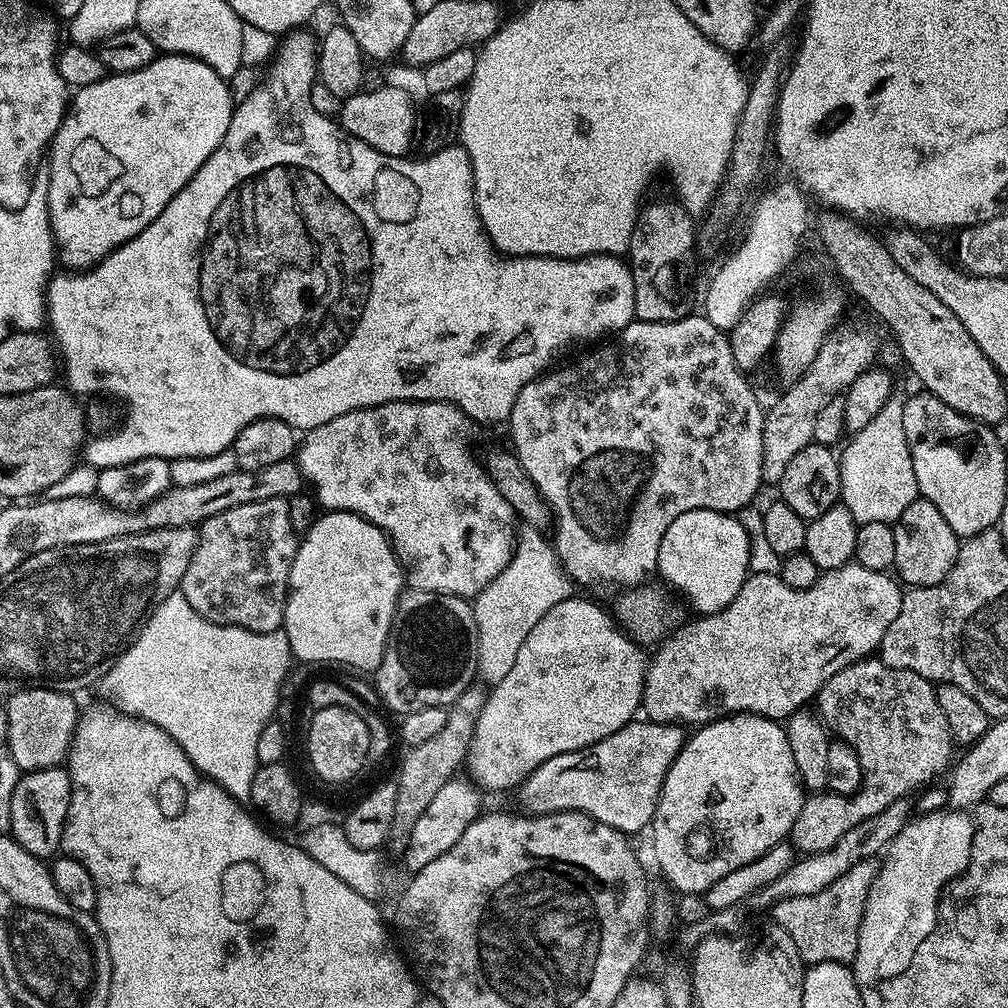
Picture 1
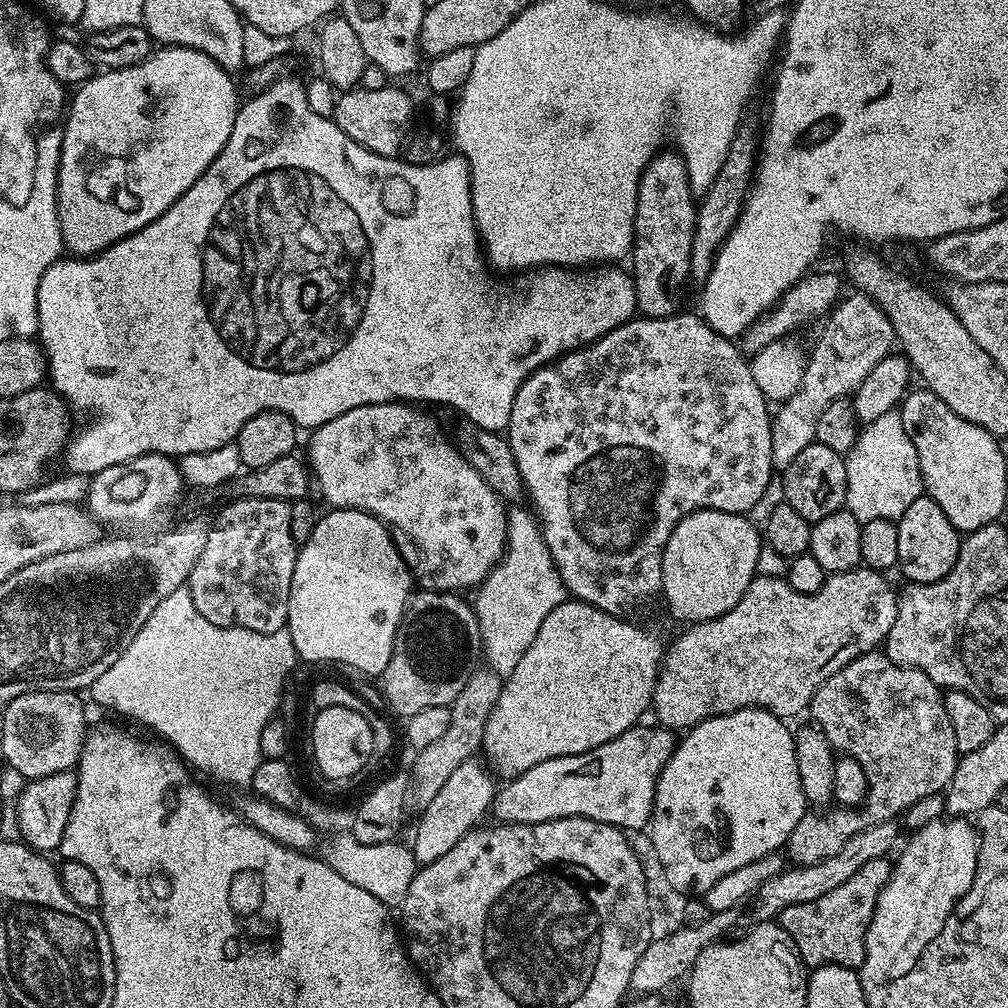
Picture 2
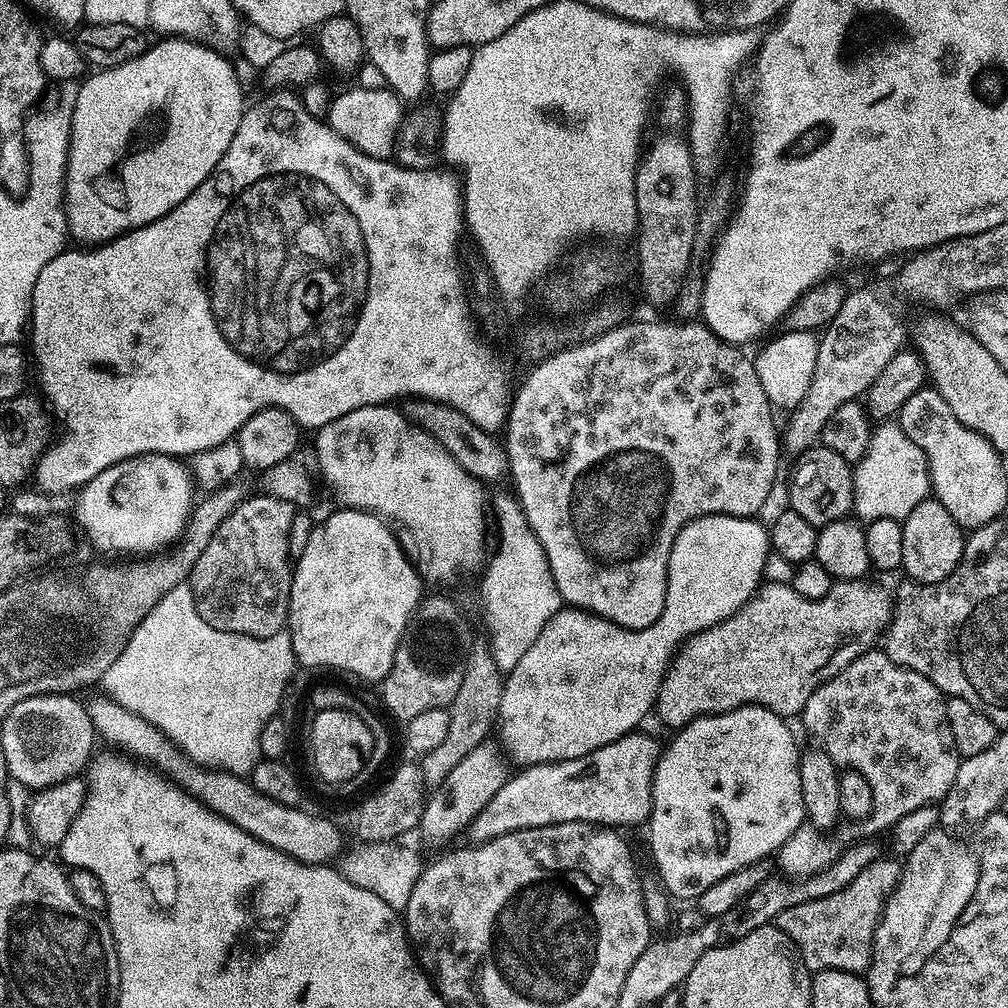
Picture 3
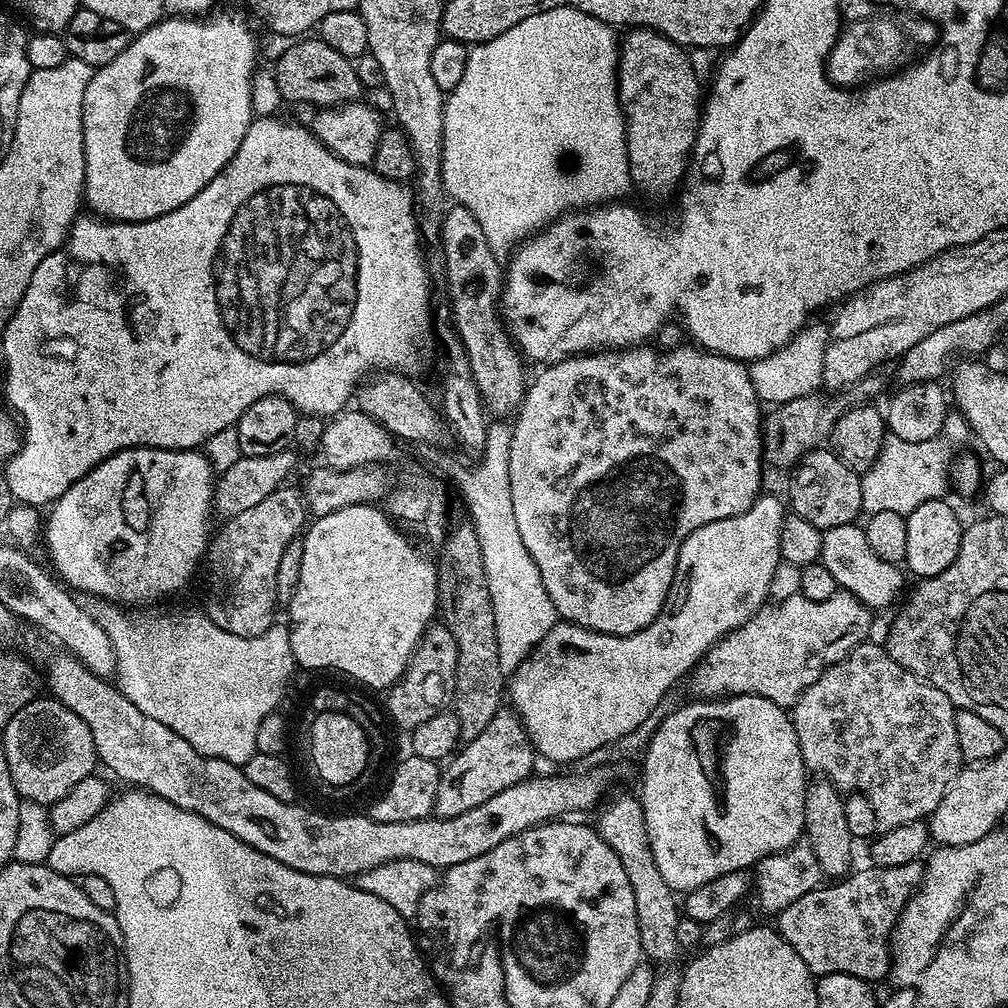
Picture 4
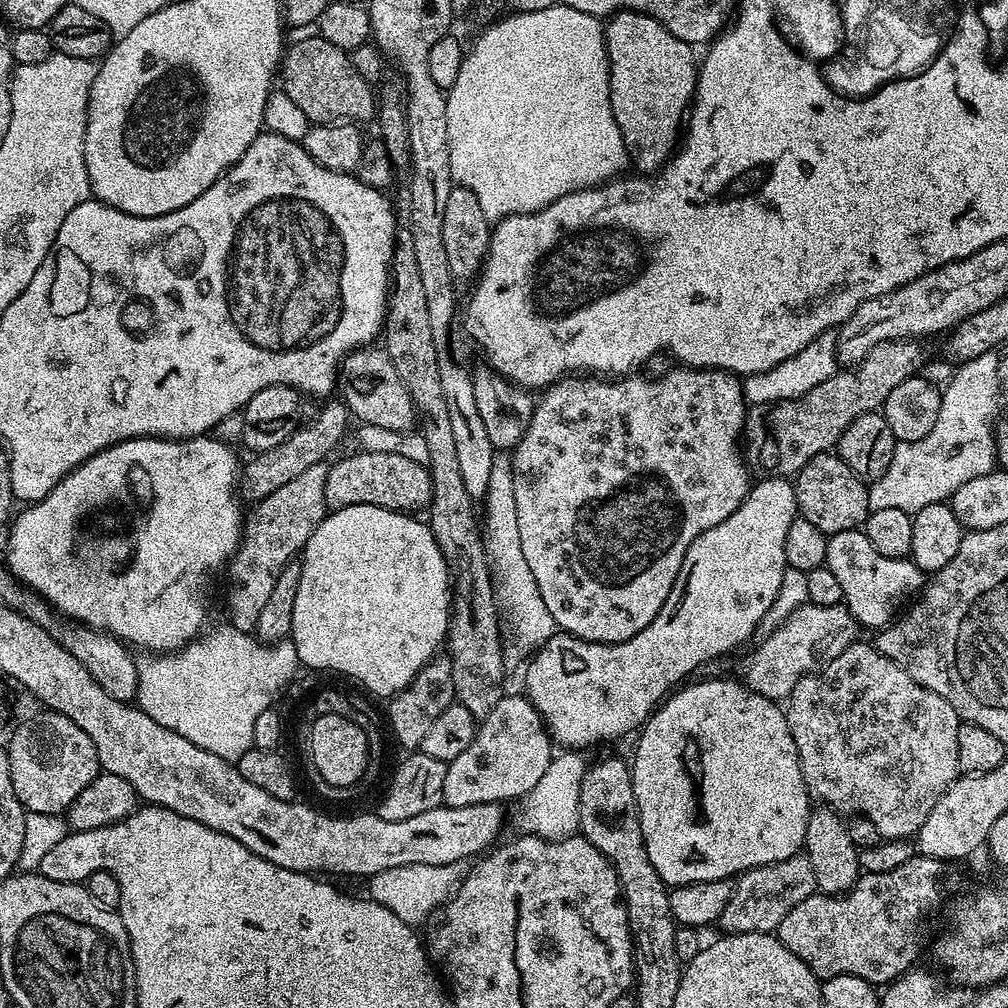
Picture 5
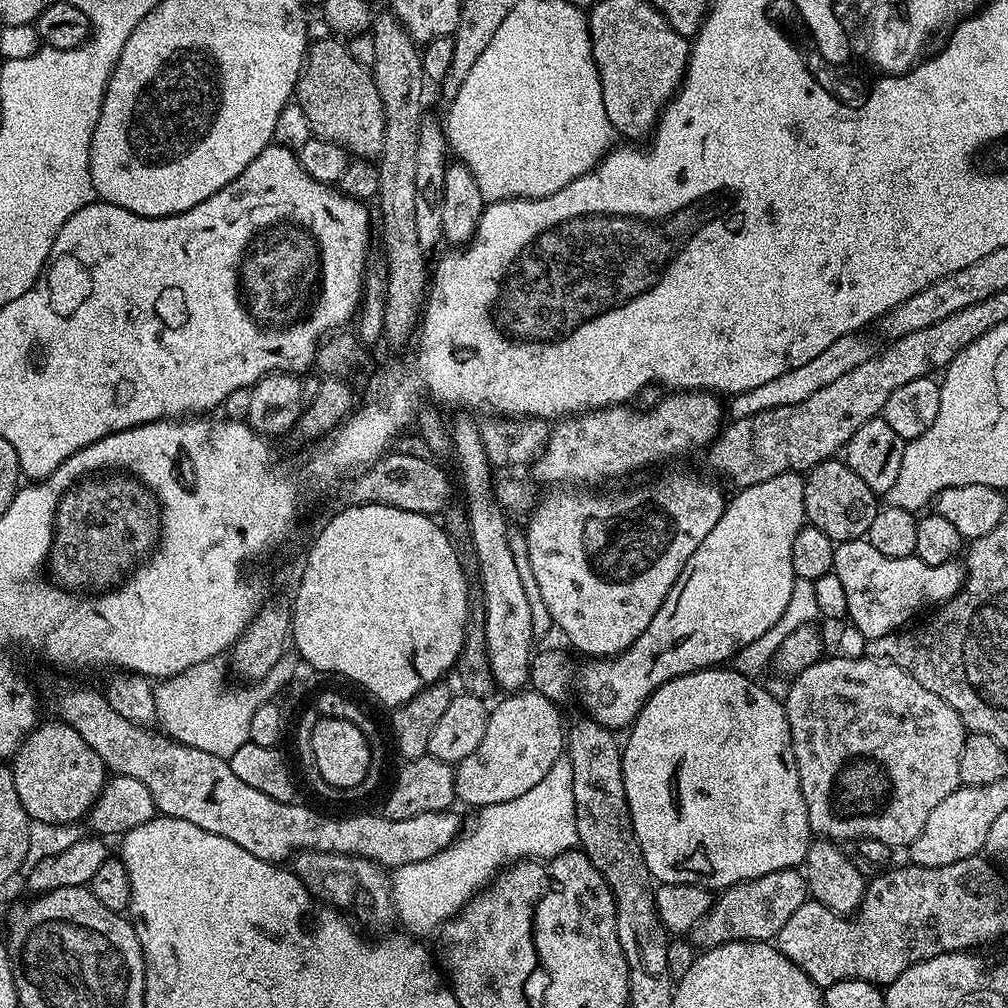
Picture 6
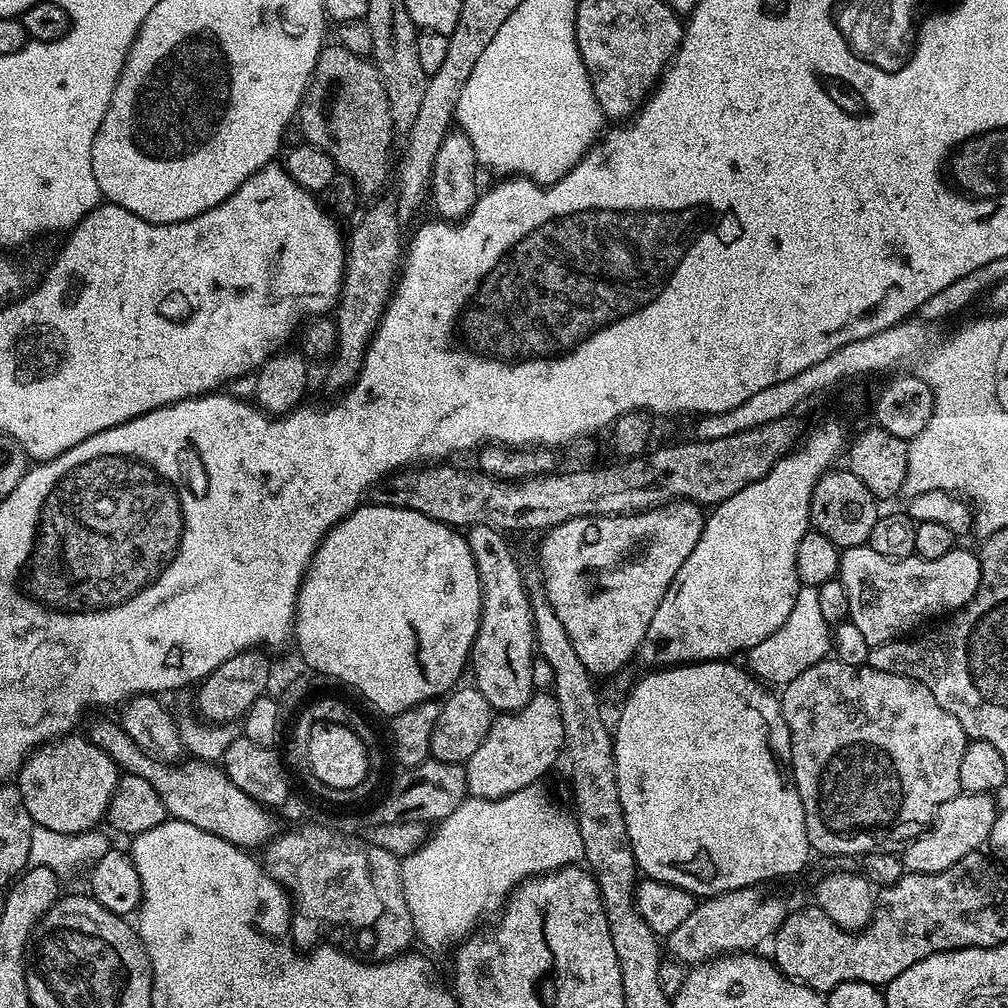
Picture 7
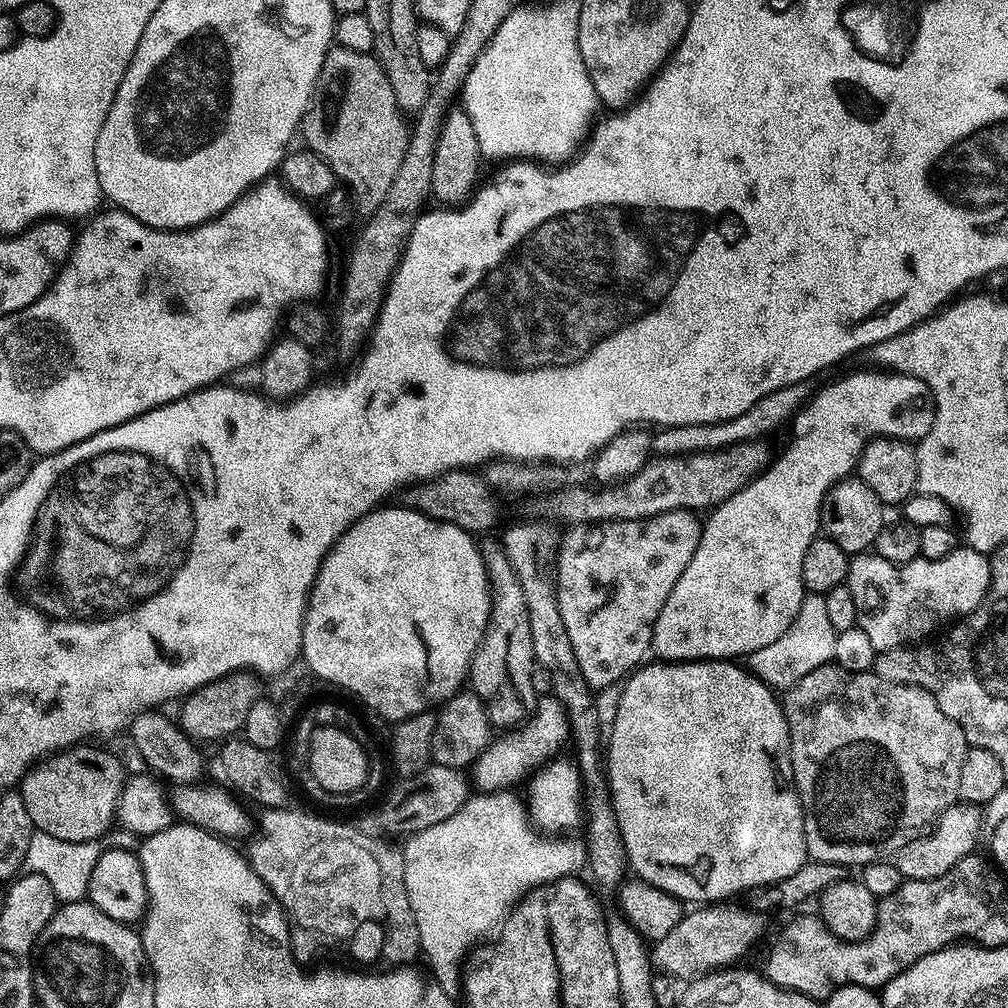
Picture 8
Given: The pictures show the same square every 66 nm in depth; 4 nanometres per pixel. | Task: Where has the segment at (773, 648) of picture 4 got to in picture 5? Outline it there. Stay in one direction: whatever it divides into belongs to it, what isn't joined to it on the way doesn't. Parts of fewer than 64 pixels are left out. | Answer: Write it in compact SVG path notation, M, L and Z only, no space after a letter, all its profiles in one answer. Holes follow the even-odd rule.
M806 603L783 620L769 636L763 637L760 645L744 660L743 683L750 690L777 702L787 701L794 686L804 676L819 672L842 650L846 650L857 639L858 625L844 604L818 606Z

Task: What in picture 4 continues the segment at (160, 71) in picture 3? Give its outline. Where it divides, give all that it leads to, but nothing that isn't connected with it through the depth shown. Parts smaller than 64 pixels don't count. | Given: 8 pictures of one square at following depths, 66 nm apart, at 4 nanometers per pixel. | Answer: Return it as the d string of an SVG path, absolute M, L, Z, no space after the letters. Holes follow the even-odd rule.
M217 11L211 18L189 18L187 16L169 15L162 18L145 32L129 39L126 50L118 54L110 62L95 69L90 78L90 86L86 86L86 98L82 102L82 130L84 131L84 199L97 217L108 222L127 222L133 224L139 220L153 220L170 210L178 210L194 194L198 194L222 169L238 154L238 146L242 146L242 138L246 138L248 127L254 119L251 106L252 74L258 67L256 61L256 36L248 29L248 24L236 12Z

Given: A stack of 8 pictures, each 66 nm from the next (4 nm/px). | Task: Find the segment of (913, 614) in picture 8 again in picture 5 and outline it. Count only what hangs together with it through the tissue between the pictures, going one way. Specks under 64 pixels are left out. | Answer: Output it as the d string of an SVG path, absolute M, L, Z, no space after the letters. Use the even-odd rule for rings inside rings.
M860 528L831 533L824 562L842 585L844 604L861 629L879 630L888 627L905 607L904 599L912 595L915 597L926 584L925 573L920 571L913 560L885 558L878 554L878 550L874 550L870 543L870 538L866 538Z

